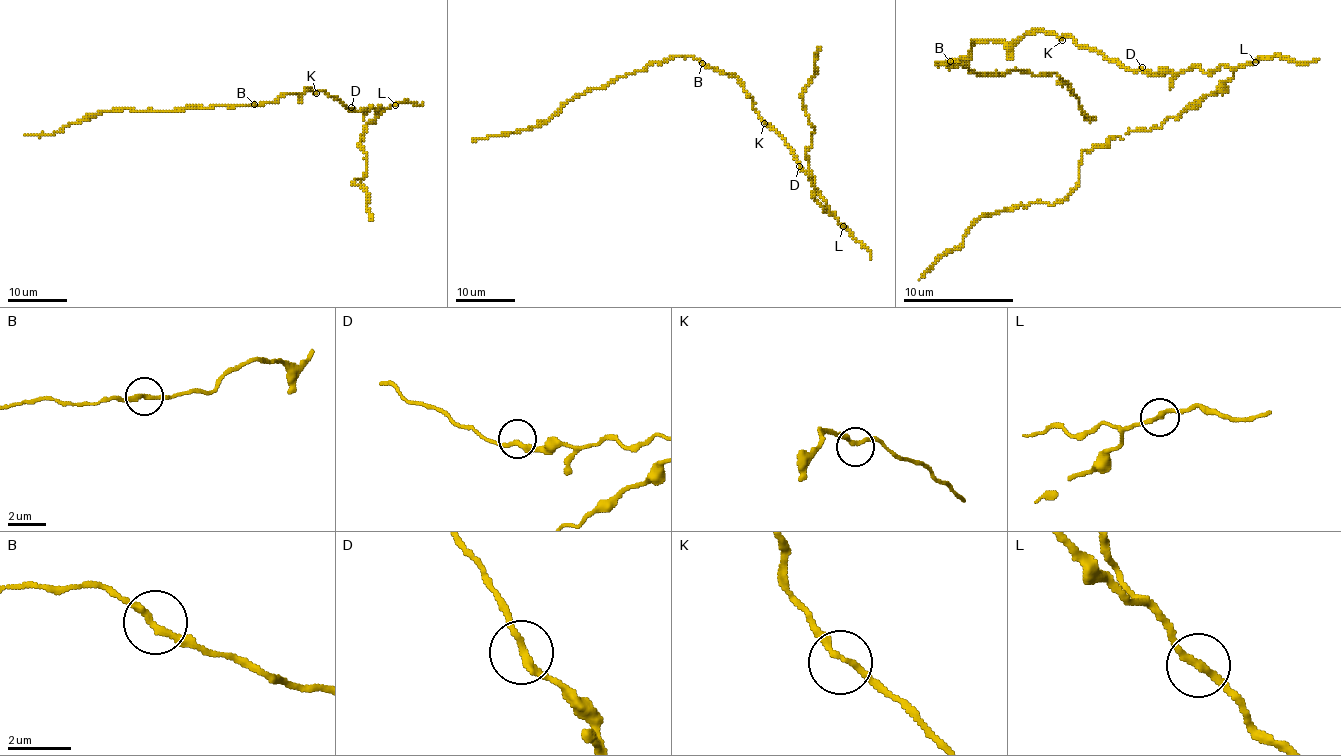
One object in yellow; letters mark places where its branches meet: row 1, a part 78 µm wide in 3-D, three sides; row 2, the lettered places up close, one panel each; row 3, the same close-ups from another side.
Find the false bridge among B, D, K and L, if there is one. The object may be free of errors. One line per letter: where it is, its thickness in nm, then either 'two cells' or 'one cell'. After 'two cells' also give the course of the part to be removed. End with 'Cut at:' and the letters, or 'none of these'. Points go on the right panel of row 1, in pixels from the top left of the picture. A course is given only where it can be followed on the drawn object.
B: (950, 61) | 240 nm | one cell
D: (1142, 67) | 240 nm | one cell
K: (1062, 40) | 190 nm | one cell
L: (1255, 62) | 240 nm | one cell
Cut at: none of these

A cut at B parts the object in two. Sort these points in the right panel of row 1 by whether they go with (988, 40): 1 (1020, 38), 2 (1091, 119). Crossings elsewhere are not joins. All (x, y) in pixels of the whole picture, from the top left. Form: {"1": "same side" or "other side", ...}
{"1": "same side", "2": "other side"}

